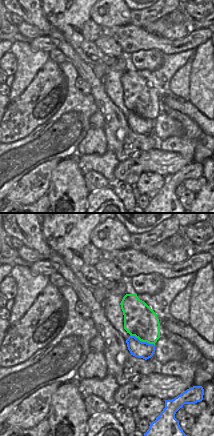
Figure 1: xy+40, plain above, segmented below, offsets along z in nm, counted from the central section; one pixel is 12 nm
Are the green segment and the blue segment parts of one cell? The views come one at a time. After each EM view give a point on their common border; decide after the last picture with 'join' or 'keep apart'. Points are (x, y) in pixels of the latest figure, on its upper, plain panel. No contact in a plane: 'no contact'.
(142, 117)

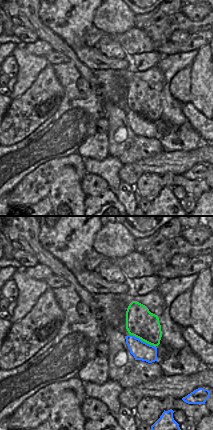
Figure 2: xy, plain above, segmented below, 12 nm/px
(142, 116)

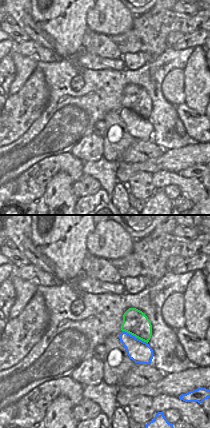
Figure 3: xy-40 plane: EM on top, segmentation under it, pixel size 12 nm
(135, 112)

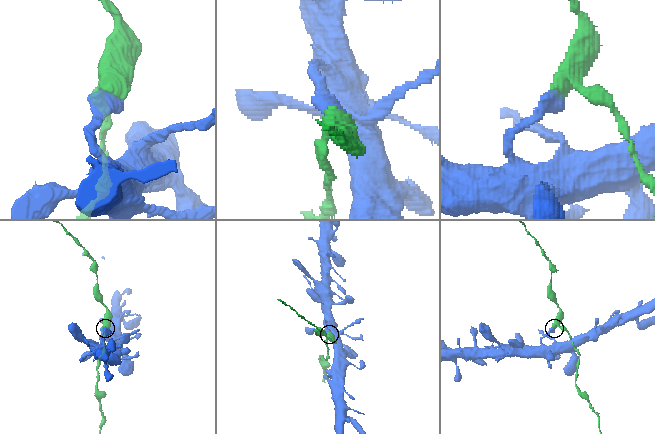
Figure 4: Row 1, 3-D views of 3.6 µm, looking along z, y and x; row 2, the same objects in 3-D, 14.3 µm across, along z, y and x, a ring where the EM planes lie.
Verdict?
keep apart

